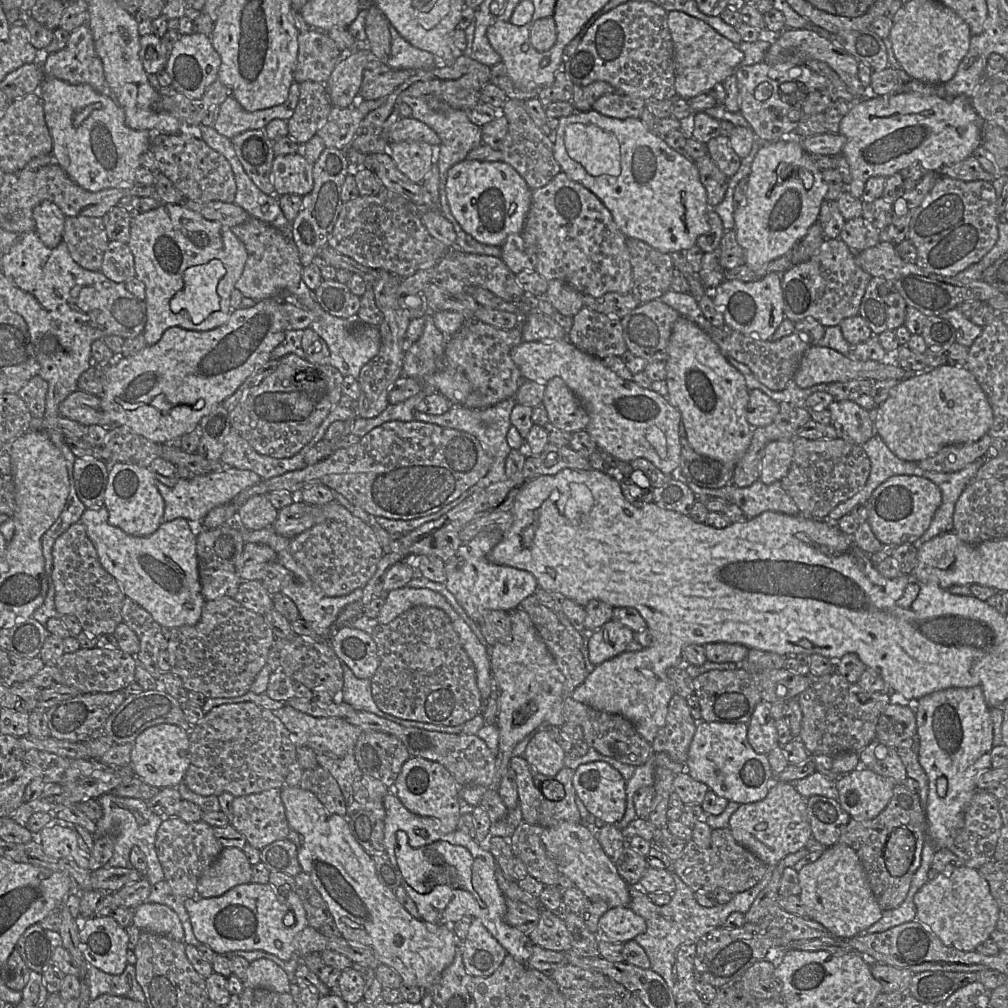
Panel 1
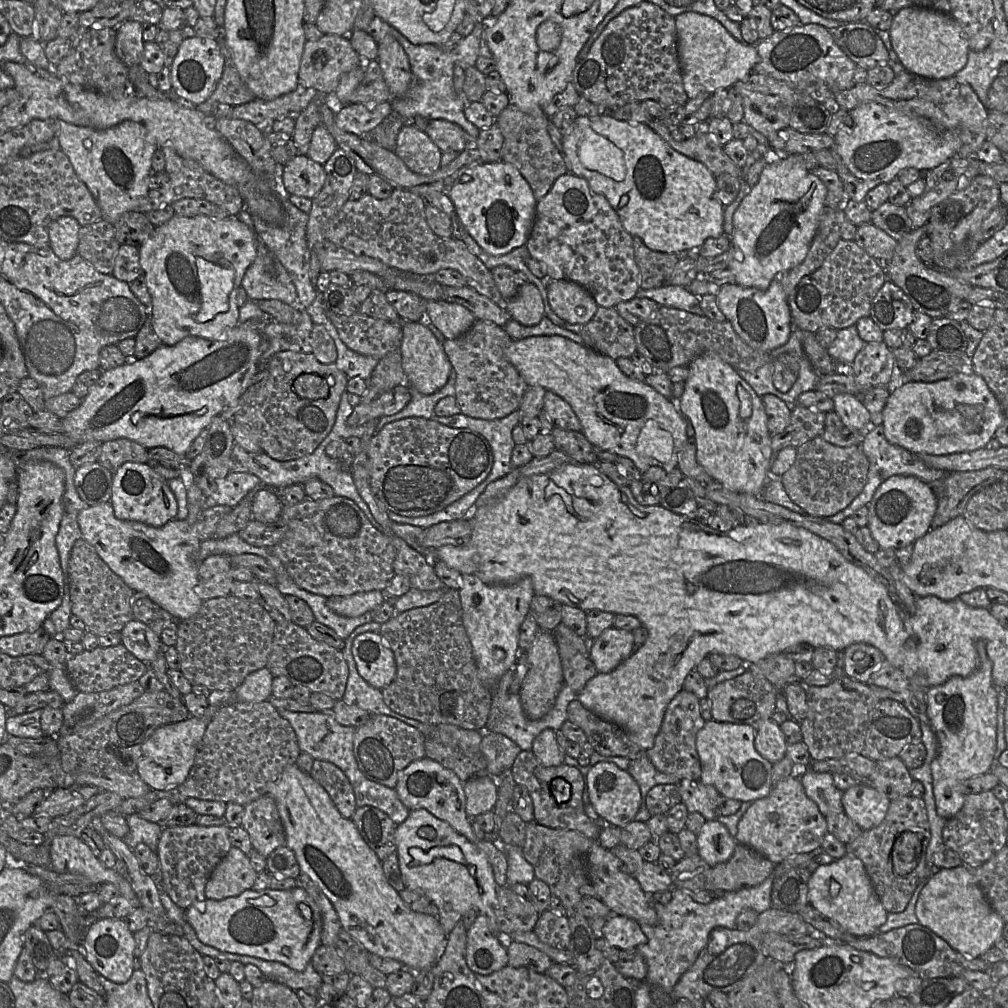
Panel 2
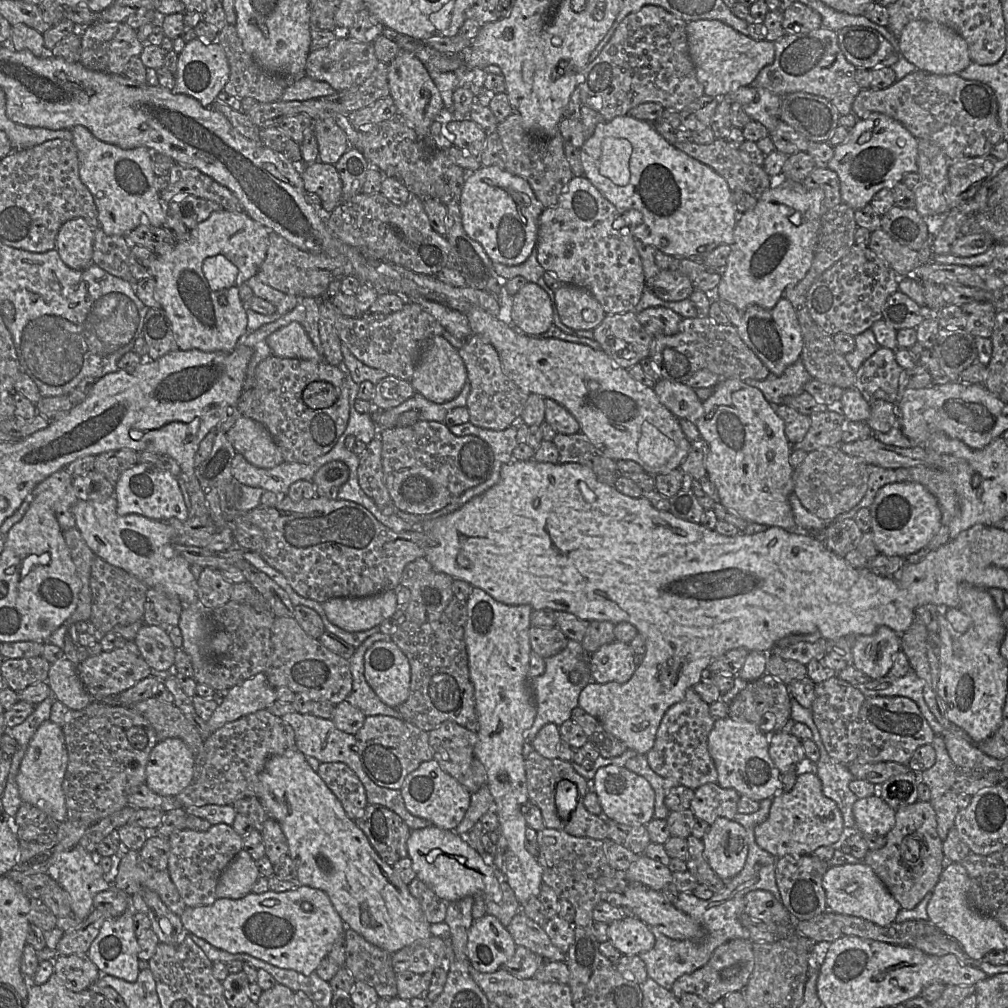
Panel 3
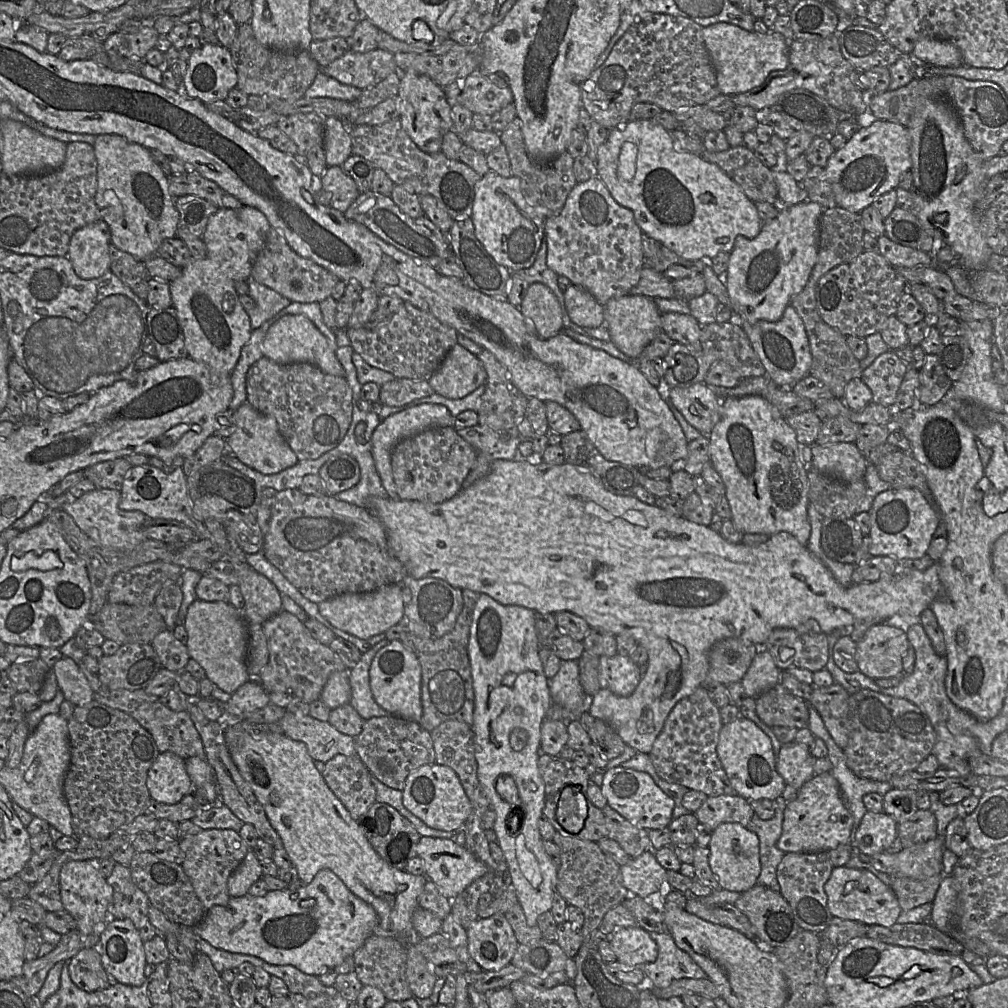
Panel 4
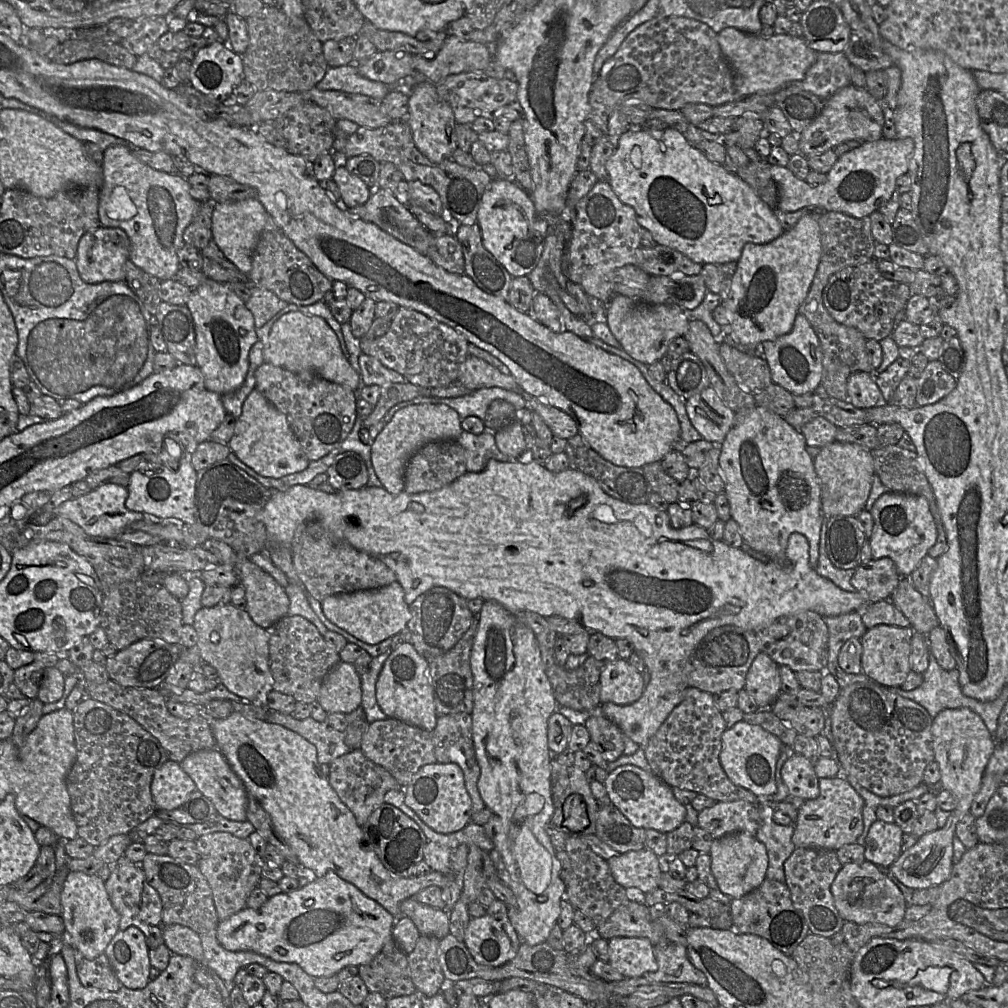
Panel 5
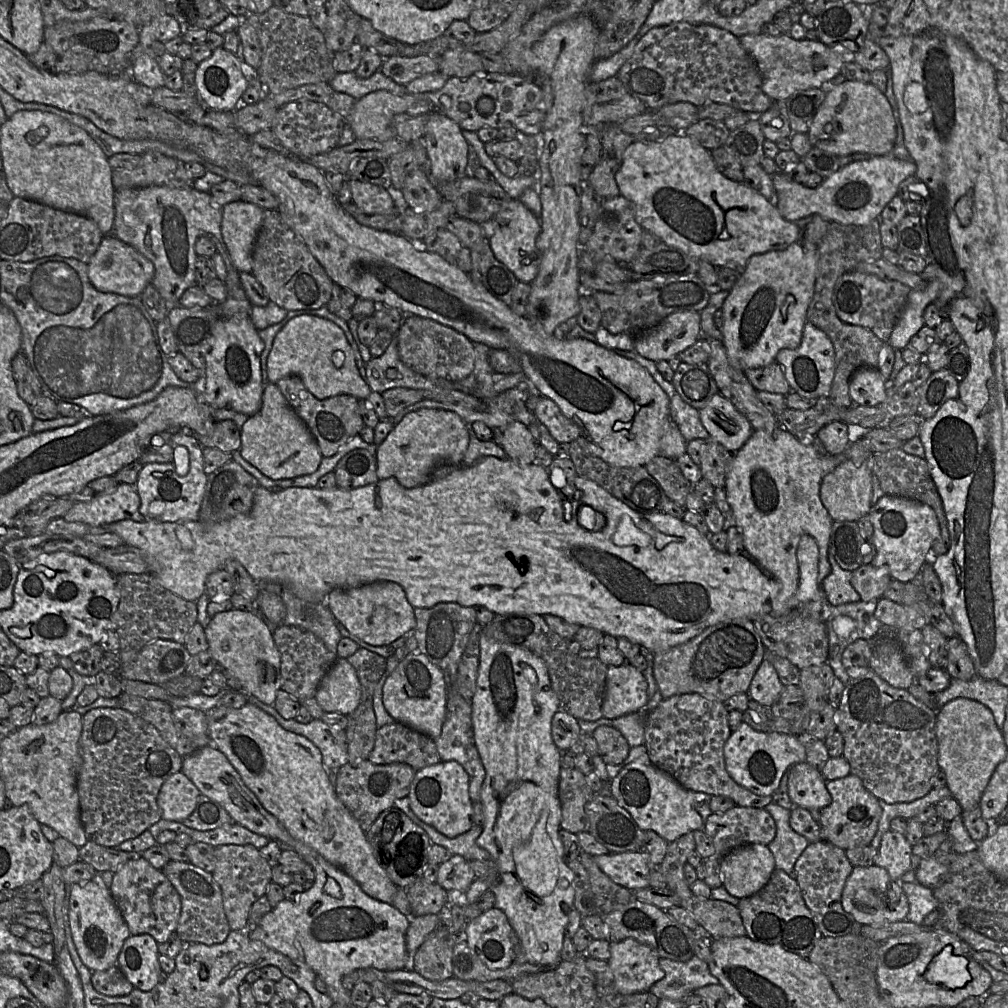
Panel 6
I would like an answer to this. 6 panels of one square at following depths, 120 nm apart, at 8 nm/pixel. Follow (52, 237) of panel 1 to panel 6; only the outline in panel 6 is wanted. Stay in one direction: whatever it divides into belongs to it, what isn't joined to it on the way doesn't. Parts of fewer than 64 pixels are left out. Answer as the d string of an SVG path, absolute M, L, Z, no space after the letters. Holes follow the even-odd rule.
M113 235L103 236L99 248L87 265L88 277L98 291L129 297L138 297L145 287L152 283L155 274L154 265L150 260L133 246Z

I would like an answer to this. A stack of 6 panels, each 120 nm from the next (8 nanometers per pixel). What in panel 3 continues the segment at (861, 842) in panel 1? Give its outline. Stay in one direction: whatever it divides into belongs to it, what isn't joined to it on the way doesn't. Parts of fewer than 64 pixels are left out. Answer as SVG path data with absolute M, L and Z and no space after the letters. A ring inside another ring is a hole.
M918 800L898 809L895 813L895 825L885 837L885 845L878 850L869 850L863 862L875 872L900 908L911 910L927 893L932 892L943 871L943 841L937 832L934 808L929 802ZM907 836L920 841L920 857L915 865L908 865L902 858L901 844Z

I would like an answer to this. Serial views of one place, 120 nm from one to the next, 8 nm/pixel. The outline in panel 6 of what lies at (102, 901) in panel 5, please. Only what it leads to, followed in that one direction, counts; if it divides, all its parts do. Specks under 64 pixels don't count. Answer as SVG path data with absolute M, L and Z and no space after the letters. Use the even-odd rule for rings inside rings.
M96 873L92 880L69 887L68 921L73 942L81 961L91 971L104 971L117 965L123 943L131 935L109 889L98 880Z

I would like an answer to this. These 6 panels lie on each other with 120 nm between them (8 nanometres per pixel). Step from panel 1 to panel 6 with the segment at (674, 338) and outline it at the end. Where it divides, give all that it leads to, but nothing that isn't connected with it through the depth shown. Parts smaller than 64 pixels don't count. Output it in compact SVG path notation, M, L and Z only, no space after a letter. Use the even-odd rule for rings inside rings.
M781 426L773 431L754 430L743 447L733 454L726 477L727 501L731 506L734 521L740 528L744 550L749 554L747 557L753 560L760 569L779 584L779 593L773 601L772 611L770 612L772 616L783 616L797 608L805 611L810 617L827 621L830 615L830 607L832 607L827 597L803 604L800 604L795 597L799 586L798 544L804 534L811 535L816 540L819 548L817 582L822 584L822 581L831 572L828 552L831 528L834 522L820 499L822 479L846 460L852 461L856 466L870 463L872 468L873 455L871 451L862 445L861 440L850 443L841 454L821 455L810 442L805 439L798 439Z

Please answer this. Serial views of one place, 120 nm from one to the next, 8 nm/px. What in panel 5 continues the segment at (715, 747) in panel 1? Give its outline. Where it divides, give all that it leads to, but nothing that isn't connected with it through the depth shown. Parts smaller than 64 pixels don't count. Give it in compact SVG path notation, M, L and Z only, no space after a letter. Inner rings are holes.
M743 719L722 734L720 763L735 785L751 791L756 796L771 796L777 792L776 763L782 747L783 744L777 736Z

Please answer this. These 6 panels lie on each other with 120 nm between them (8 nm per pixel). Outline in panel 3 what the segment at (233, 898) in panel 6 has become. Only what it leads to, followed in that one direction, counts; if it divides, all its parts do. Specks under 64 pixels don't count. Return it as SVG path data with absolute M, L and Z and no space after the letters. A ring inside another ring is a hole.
M219 823L207 831L183 829L168 837L170 853L167 871L188 908L211 905L216 897L219 877L243 849L242 836L232 826Z

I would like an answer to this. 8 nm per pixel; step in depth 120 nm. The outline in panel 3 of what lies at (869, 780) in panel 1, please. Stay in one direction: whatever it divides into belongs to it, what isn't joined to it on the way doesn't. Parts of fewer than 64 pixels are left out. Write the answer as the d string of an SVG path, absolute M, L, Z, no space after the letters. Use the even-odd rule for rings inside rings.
M879 795L858 798L853 805L857 832L873 836L886 836L895 825L896 811Z

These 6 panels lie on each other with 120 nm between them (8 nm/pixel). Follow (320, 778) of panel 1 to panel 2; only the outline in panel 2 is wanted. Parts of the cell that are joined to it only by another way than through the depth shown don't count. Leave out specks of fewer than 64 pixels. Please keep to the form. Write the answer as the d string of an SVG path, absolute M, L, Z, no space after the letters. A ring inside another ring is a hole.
M314 759L309 774L327 791L341 815L346 819L352 818L357 809L356 799L345 773L331 762Z

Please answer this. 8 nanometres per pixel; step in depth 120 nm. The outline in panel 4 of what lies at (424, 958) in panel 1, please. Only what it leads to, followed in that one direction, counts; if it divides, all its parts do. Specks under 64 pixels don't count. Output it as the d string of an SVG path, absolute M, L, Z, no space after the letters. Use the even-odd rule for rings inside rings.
M258 732L239 749L231 749L230 754L281 837L299 880L307 885L319 871L331 870L353 894L375 909L378 924L374 935L398 938L406 945L413 943L416 934L412 914L428 878L393 868L376 853L315 767L306 744L285 734Z

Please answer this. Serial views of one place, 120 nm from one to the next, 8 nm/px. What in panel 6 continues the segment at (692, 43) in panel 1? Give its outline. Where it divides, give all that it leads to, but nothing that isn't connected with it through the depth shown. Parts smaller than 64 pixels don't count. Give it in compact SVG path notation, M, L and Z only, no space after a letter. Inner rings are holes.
M788 34L744 35L739 41L756 62L762 77L762 90L773 101L785 101L800 90L821 88L840 75L845 64L852 61L852 57L843 54L841 49L828 47L819 40L795 40Z

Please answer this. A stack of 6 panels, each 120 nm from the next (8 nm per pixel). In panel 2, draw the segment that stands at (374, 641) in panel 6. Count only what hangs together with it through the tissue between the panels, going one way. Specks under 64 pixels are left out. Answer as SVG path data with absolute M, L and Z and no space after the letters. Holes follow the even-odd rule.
M382 591L356 593L351 596L331 596L327 598L328 607L336 614L354 618L371 612L384 603L386 596Z

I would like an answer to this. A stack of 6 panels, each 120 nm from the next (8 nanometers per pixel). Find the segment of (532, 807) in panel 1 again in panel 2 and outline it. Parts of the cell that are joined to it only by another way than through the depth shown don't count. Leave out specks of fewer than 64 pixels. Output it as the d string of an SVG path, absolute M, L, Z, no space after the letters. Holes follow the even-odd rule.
M526 750L517 755L510 770L515 783L525 787L532 799L535 822L549 828L576 831L592 840L598 840L602 826L585 814L583 803L585 779L575 767L563 763L559 766L545 767L531 750ZM555 778L563 778L571 785L571 797L567 802L558 803L551 794L550 784Z

